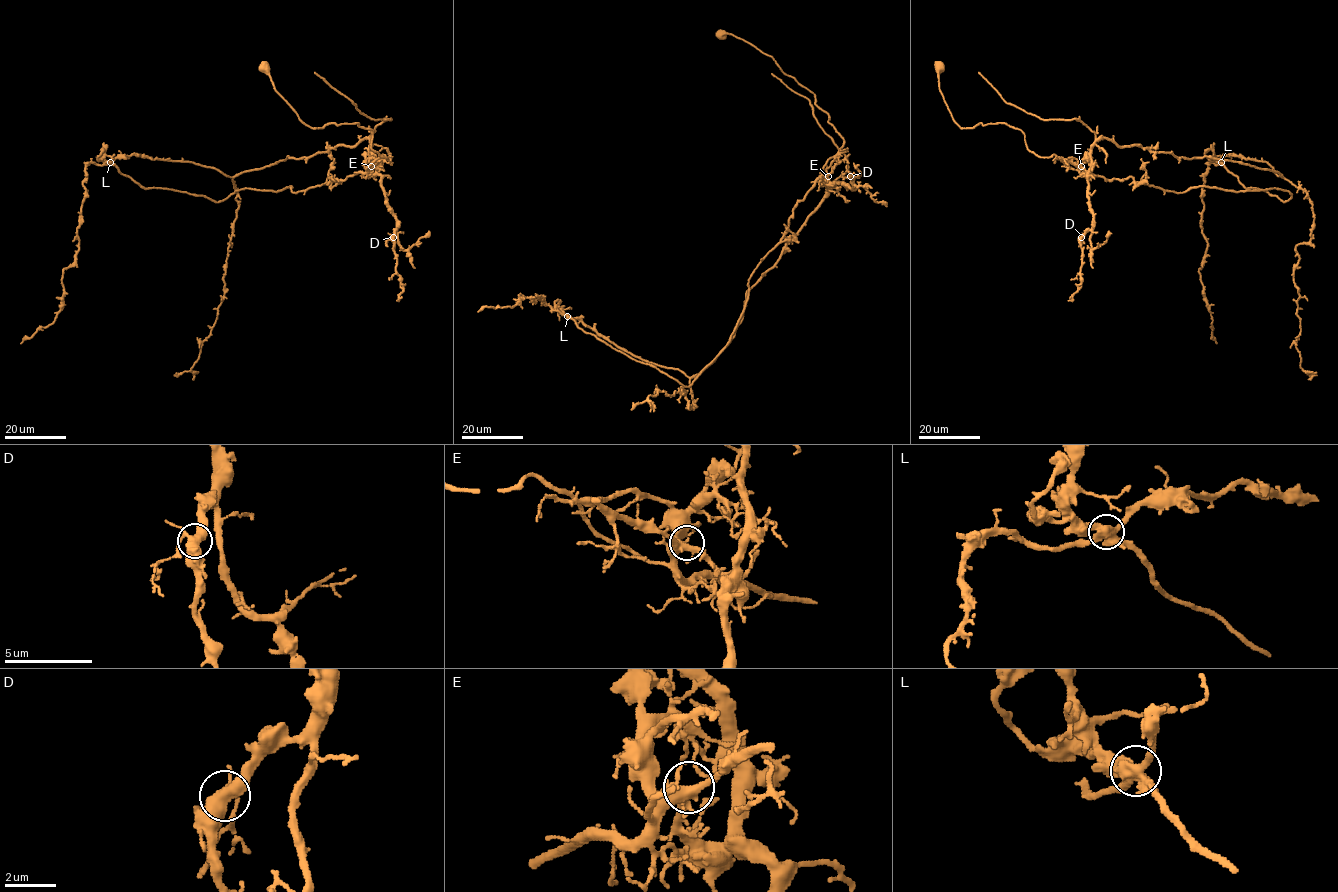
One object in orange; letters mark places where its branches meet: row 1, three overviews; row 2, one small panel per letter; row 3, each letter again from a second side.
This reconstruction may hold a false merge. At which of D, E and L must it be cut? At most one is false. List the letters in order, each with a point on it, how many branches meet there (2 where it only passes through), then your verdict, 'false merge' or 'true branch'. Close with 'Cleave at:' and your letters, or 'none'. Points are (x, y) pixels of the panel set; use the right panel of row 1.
D: at (1081, 237); 4 branches meet; true branch
E: at (1081, 166); 4 branches meet; true branch
L: at (1221, 162); 4 branches meet; false merge
Cleave at: L

